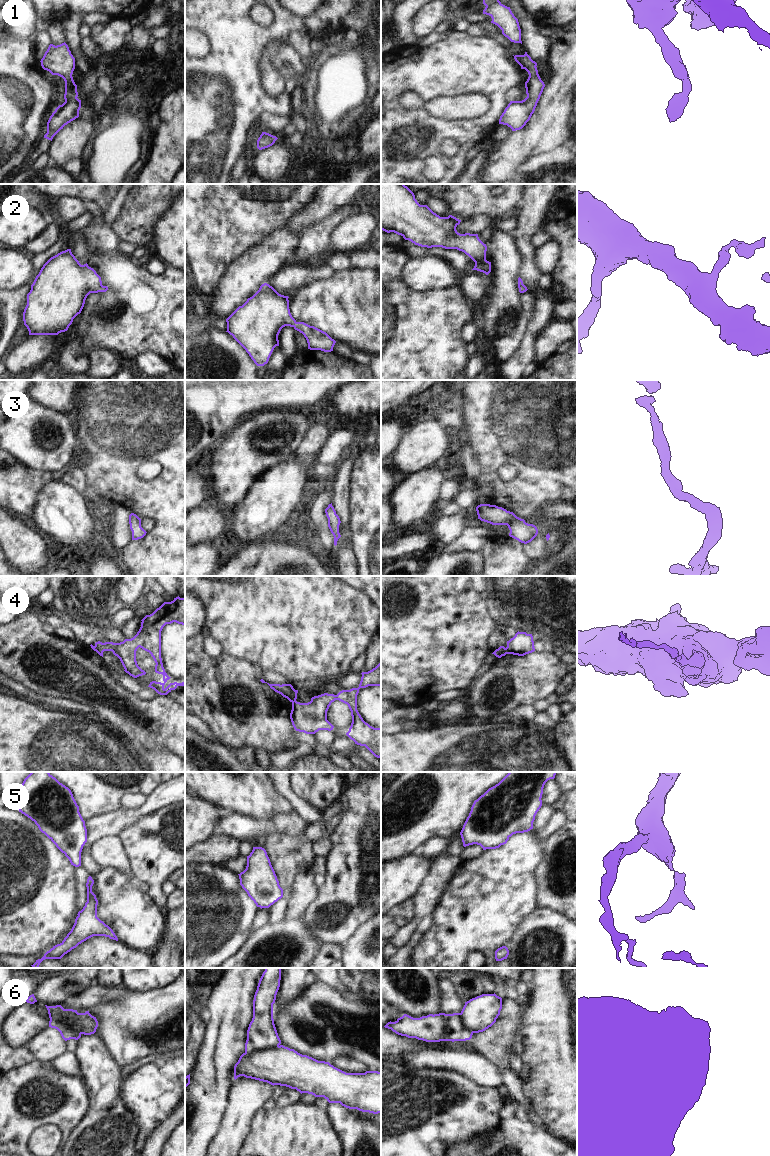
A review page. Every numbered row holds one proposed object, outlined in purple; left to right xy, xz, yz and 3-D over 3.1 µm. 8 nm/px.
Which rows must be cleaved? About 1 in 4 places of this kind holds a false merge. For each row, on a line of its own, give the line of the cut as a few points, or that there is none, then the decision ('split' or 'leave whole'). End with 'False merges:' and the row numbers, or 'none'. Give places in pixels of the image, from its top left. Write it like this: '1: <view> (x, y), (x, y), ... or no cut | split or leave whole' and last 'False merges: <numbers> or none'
1: no cut | leave whole
2: no cut | leave whole
3: no cut | leave whole
4: yz (505, 648), (507, 653) | split
5: no cut | leave whole
6: xy (50, 1008), (54, 1008), (57, 1014), (80, 1034) | split
False merges: 4, 6

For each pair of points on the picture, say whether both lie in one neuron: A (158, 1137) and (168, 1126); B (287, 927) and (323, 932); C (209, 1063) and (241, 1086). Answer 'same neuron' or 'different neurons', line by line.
A: same neuron
B: different neurons
C: different neurons

